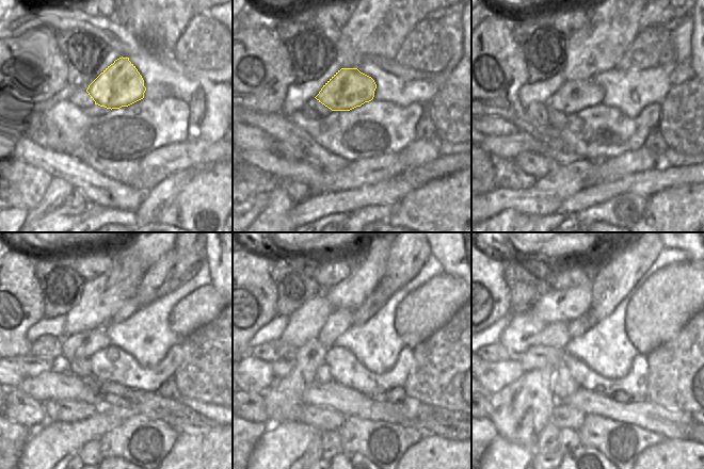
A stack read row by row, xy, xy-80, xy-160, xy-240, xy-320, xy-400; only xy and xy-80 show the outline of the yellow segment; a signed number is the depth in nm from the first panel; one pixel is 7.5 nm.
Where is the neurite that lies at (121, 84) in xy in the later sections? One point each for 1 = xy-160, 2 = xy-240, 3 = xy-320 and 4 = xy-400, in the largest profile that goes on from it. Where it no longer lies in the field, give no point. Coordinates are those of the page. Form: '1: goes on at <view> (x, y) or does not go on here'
1: goes on at xy-160 (573, 96)
2: goes on at xy-240 (83, 344)
3: goes on at xy-320 (284, 400)
4: goes on at xy-400 (520, 411)

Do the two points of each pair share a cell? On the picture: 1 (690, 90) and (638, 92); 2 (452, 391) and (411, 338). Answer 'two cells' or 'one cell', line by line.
1: two cells
2: two cells

